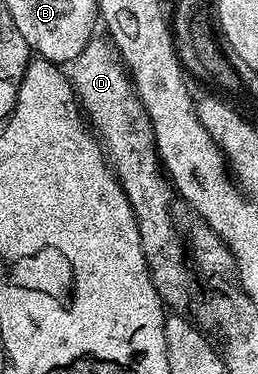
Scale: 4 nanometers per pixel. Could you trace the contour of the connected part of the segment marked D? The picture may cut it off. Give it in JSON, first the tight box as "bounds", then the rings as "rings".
{"bounds":[71,38,191,309],"rings":[[[91,38],[77,58],[71,60],[71,87],[88,124],[97,132],[105,158],[125,197],[129,197],[129,205],[137,217],[137,229],[141,233],[141,249],[160,299],[168,308],[183,309],[191,295],[191,271],[187,268],[189,255],[185,250],[184,236],[183,239],[179,236],[175,219],[171,216],[173,187],[160,164],[151,122],[142,101],[135,94],[129,72],[115,50],[115,44],[99,38]]]}

